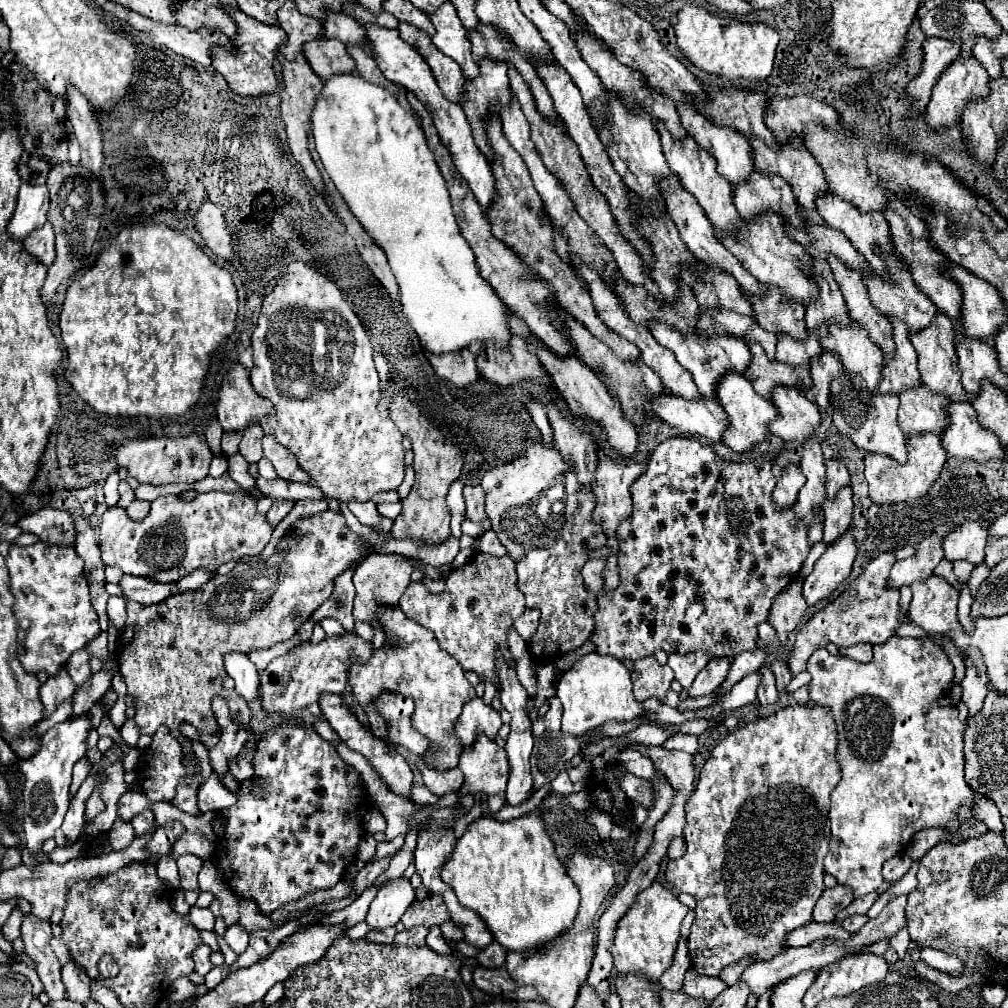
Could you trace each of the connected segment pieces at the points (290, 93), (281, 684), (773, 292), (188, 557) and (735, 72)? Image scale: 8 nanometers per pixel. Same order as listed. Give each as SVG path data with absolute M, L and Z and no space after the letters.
M298 55L294 61L286 61L282 65L284 69L284 89L280 91L282 95L282 117L284 117L284 123L286 123L286 131L288 131L288 145L290 145L290 151L294 155L294 159L302 165L304 173L308 175L310 183L316 187L316 191L320 191L322 197L326 197L326 189L324 189L324 181L322 181L322 175L310 155L310 137L308 137L308 131L310 131L310 115L312 115L312 107L316 103L316 97L320 97L320 87L322 87L322 79L314 75L310 63L304 59L304 55Z
M344 633L344 637L326 637L322 643L312 645L306 641L302 647L292 649L290 653L276 657L260 673L260 697L266 723L274 725L280 719L288 719L302 709L308 709L312 703L318 703L324 693L342 693L346 685L348 661L362 657L368 661L372 647L358 635Z
M762 287L766 291L764 297L750 295L756 321L760 327L780 335L790 335L792 339L804 339L806 323L804 323L804 305L802 303L784 303L784 297L776 287Z
M245 490L239 492L211 491L200 493L194 501L180 501L178 497L158 497L152 501L150 513L142 521L132 521L122 507L108 507L102 515L98 545L106 565L120 567L128 575L144 575L156 581L178 581L192 569L218 569L226 561L238 561L242 555L260 553L270 541L274 527L266 523L266 515L258 515L257 501Z
M686 5L678 13L676 45L684 57L700 71L720 79L722 83L732 83L736 79L766 81L772 73L772 63L778 45L778 33L768 25L748 25L734 19L722 21L720 17L708 13L702 7Z

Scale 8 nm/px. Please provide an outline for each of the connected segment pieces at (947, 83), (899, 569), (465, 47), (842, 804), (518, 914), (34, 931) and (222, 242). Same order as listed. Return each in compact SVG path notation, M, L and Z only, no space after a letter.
M956 59L948 71L942 73L942 77L938 79L938 83L934 85L932 89L932 99L928 103L928 109L926 109L926 123L932 131L946 131L950 125L958 125L960 123L960 117L962 117L962 111L968 103L972 101L980 101L984 97L988 97L988 83L990 83L990 77L986 73L986 69L974 59Z
M938 525L934 533L918 545L918 551L914 557L896 561L888 577L888 589L900 589L902 585L912 585L912 583L920 583L922 579L928 579L934 567L944 557L944 551L940 547L942 535L950 531L954 531L952 525Z
M444 3L436 13L430 15L430 19L436 27L432 43L462 67L466 79L474 79L478 75L478 65L472 61L468 31L462 27L452 3Z
M892 637L888 643L874 647L874 657L868 663L834 657L826 649L818 649L808 659L808 671L812 675L808 681L810 701L828 707L834 715L838 727L836 761L842 771L842 779L832 791L832 837L824 869L834 875L840 885L848 885L854 897L862 897L884 883L884 861L904 851L914 833L928 827L948 827L956 831L956 809L968 805L974 797L964 781L964 723L958 721L956 707L936 705L936 699L952 687L954 667L942 647L930 639Z
M538 811L526 813L520 819L510 821L498 821L494 817L476 819L466 829L462 839L458 839L452 857L444 863L442 881L454 889L462 907L476 911L484 919L496 943L500 943L508 951L520 953L540 949L550 943L550 939L558 939L560 933L568 931L568 927L572 927L574 923L580 903L578 887L568 877L566 867L558 861L554 843L546 835Z
M24 915L24 923L20 927L20 939L26 945L28 957L36 963L36 971L40 981L44 983L44 991L50 999L64 999L64 985L60 979L60 961L50 947L52 939L52 923L38 921L34 915Z
M206 199L193 219L196 230L204 237L204 243L212 249L212 253L230 263L234 259L234 239L220 208Z

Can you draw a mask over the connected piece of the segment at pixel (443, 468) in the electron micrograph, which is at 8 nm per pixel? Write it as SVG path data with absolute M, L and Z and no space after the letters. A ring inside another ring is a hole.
M394 379L390 387L394 391L394 401L390 405L390 419L396 423L402 435L410 437L412 441L412 451L414 451L412 467L416 473L410 495L402 499L402 513L394 519L392 535L396 539L414 539L414 541L422 541L424 545L438 545L450 537L450 509L446 505L446 495L452 481L456 481L460 475L464 455L458 447L452 445L454 441L452 437L446 437L432 421L428 421L422 415L416 403L408 401L408 397L398 391L398 385ZM414 517L420 517L420 519L414 519Z

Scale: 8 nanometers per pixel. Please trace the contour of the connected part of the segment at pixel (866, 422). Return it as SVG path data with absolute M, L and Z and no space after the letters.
M846 375L842 379L832 381L832 395L830 405L834 409L834 425L842 435L848 435L850 441L856 447L862 447L870 453L882 453L890 455L900 463L906 463L906 437L902 435L898 427L898 397L896 395L880 395L870 393L868 387L864 387L864 381L856 375Z

